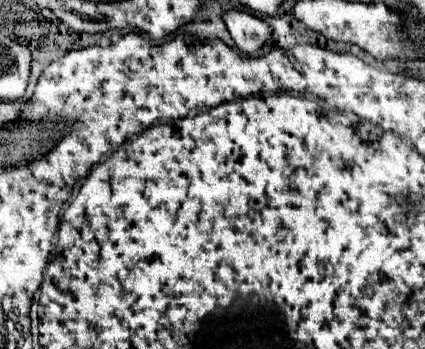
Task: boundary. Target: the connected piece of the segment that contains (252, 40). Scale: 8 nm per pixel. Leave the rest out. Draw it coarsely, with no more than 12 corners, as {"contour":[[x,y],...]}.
{"contour":[[228,12],[224,22],[236,46],[254,54],[272,34],[248,12]]}

